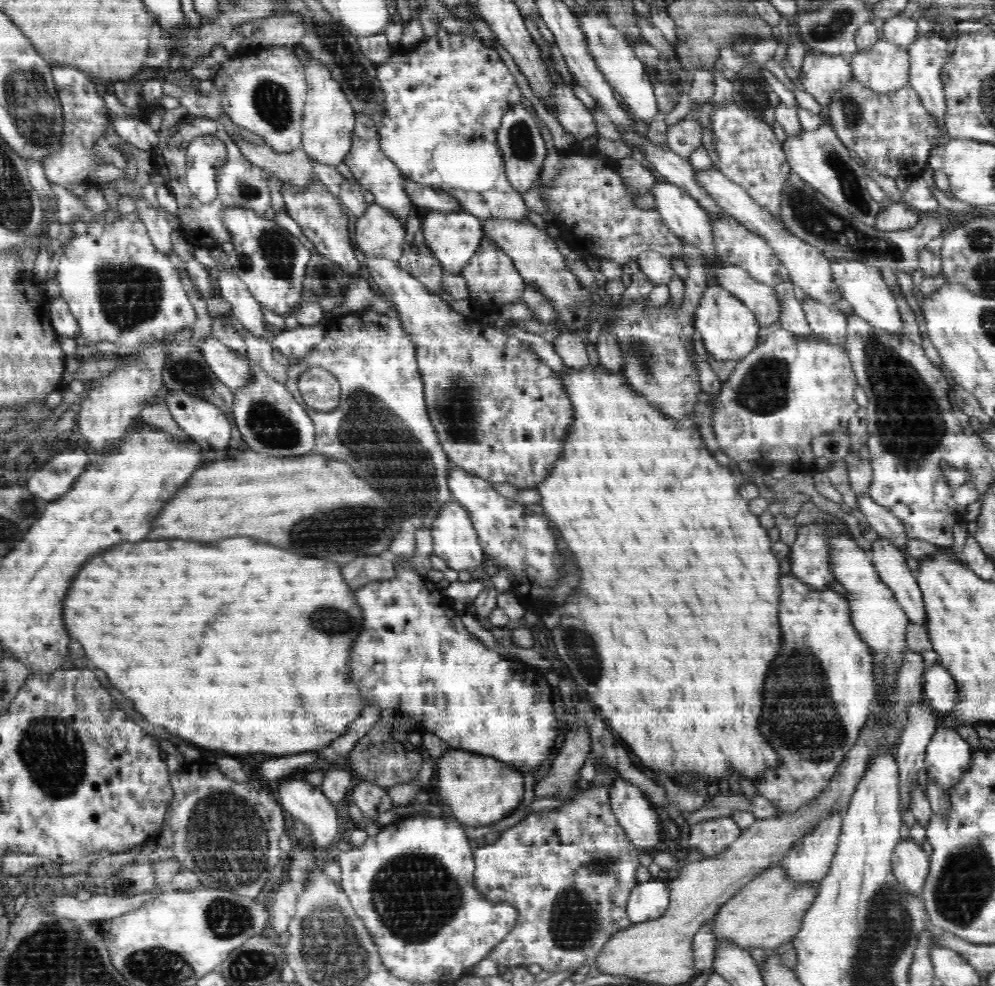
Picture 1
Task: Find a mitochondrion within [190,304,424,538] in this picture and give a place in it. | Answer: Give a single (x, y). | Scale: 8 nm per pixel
(269, 426)

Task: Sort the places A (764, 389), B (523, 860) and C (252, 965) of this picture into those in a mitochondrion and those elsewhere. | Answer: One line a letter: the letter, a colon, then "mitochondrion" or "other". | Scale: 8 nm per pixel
A: mitochondrion
B: other
C: mitochondrion

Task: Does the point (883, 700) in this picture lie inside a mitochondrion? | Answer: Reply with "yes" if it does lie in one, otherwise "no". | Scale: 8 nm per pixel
no

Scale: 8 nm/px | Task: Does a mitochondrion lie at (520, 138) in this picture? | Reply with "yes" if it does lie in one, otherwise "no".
yes

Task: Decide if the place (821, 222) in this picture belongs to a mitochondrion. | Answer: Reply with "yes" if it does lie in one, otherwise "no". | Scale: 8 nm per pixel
yes

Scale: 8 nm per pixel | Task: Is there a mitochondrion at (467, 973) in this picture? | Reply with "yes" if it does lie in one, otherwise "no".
no

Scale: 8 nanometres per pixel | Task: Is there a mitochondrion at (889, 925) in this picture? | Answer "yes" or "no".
yes

